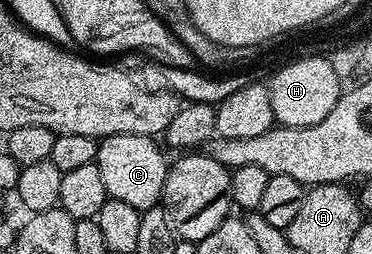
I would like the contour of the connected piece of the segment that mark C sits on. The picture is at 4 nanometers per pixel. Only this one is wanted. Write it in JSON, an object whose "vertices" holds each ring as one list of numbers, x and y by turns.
{"vertices":[[106,135,98,140,99,148,95,154,95,164,108,196,125,201,125,205,133,205,133,209,141,213,150,207,160,206,165,189,169,159,163,156,164,148,155,143,158,142,150,135]]}

